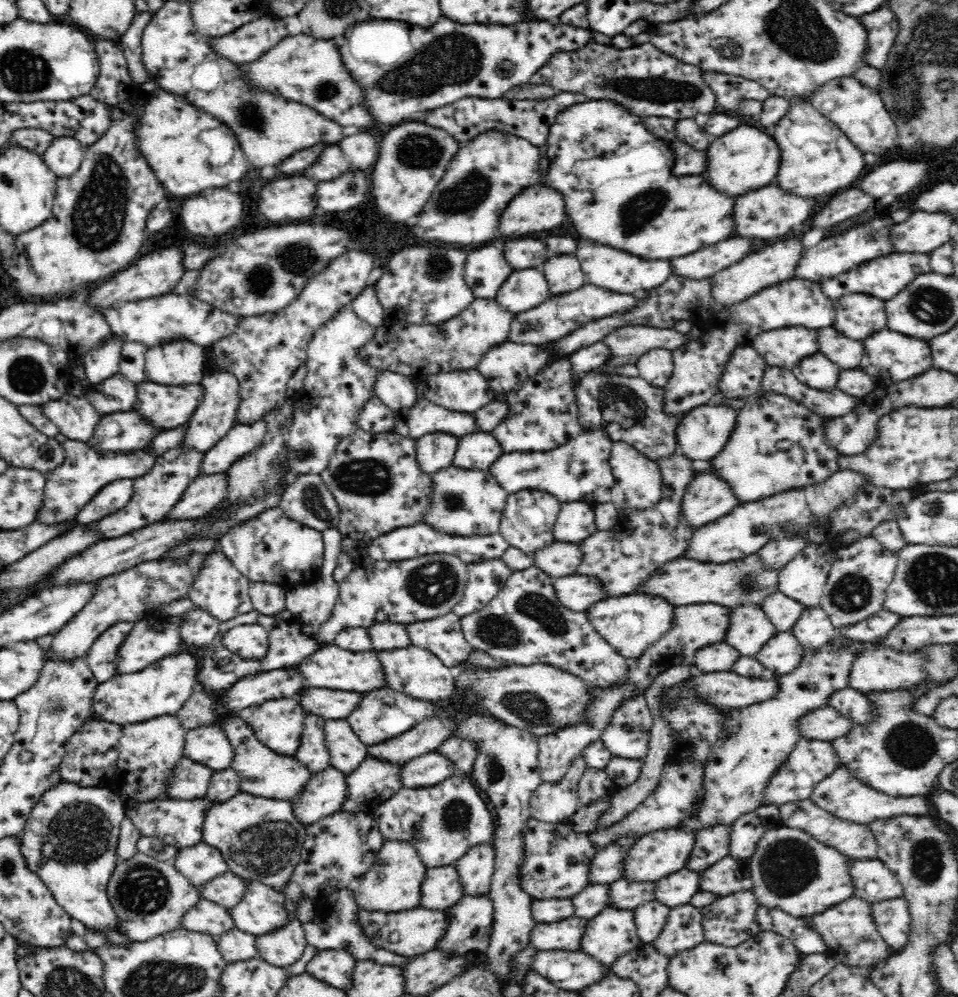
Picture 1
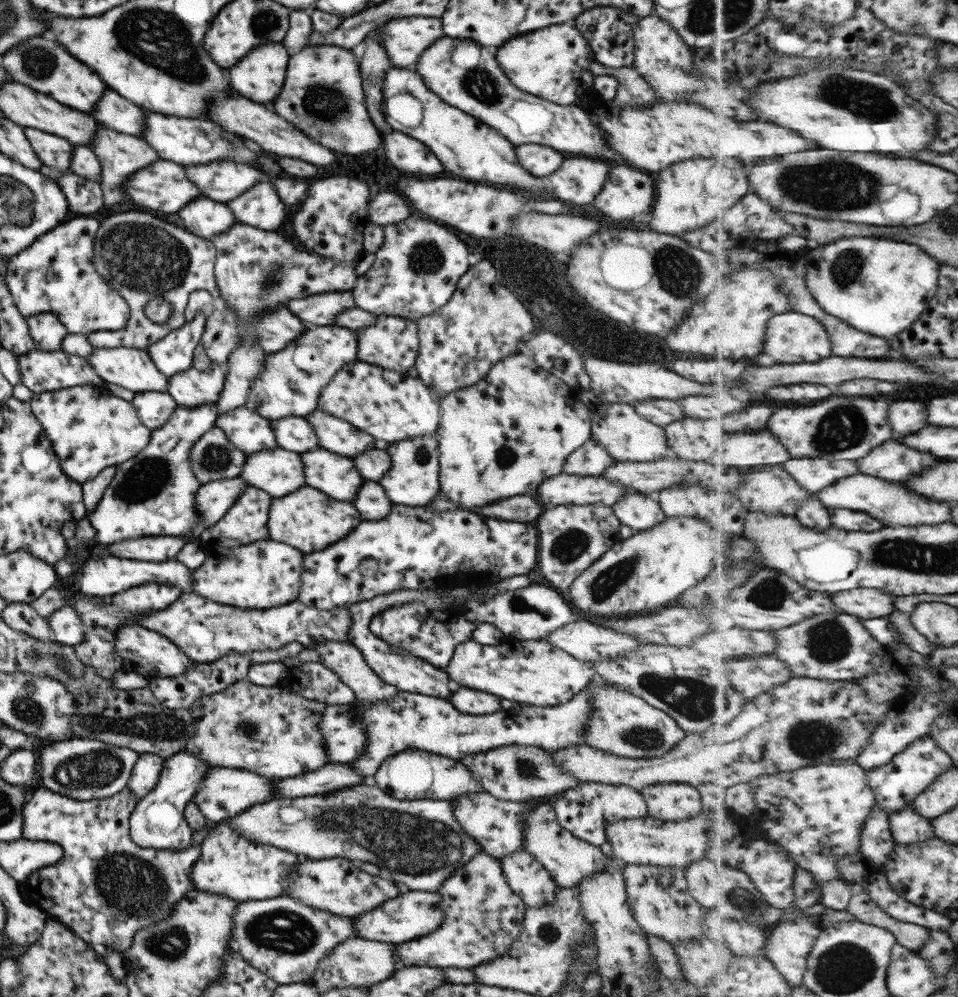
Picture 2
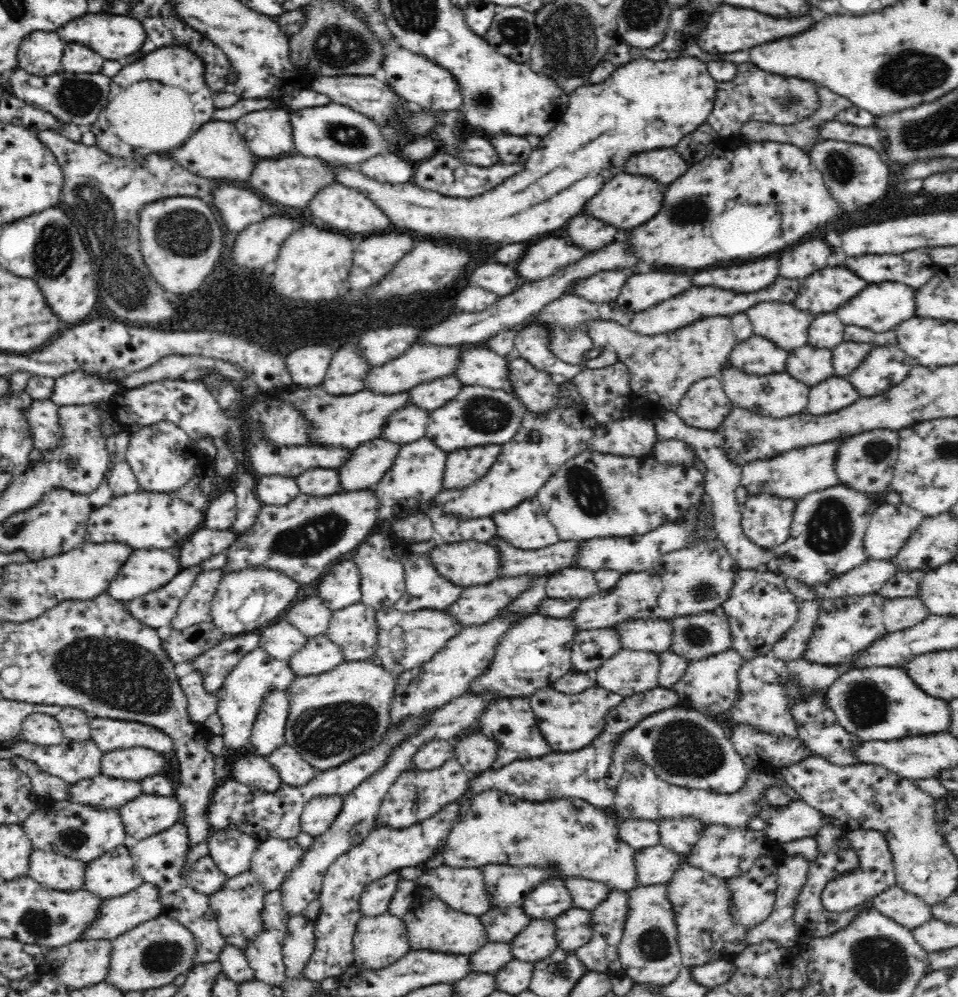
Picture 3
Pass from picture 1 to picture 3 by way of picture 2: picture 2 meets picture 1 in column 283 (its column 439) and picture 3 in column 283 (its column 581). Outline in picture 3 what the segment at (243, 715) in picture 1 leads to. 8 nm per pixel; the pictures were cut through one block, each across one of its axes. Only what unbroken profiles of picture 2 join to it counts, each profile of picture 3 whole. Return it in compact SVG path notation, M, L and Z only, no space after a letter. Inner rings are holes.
M272 689L263 696L250 738L250 744L260 757L265 758L285 745L288 710L288 695L284 689Z

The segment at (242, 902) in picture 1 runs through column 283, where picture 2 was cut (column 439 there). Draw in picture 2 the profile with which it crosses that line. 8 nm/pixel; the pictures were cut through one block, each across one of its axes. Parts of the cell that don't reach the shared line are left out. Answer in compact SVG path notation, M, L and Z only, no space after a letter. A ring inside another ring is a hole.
M404 890L399 896L381 902L377 908L353 917L353 929L355 937L367 940L383 941L384 943L405 943L415 940L431 930L435 930L443 920L443 909L441 909L441 895L436 892L409 891Z

